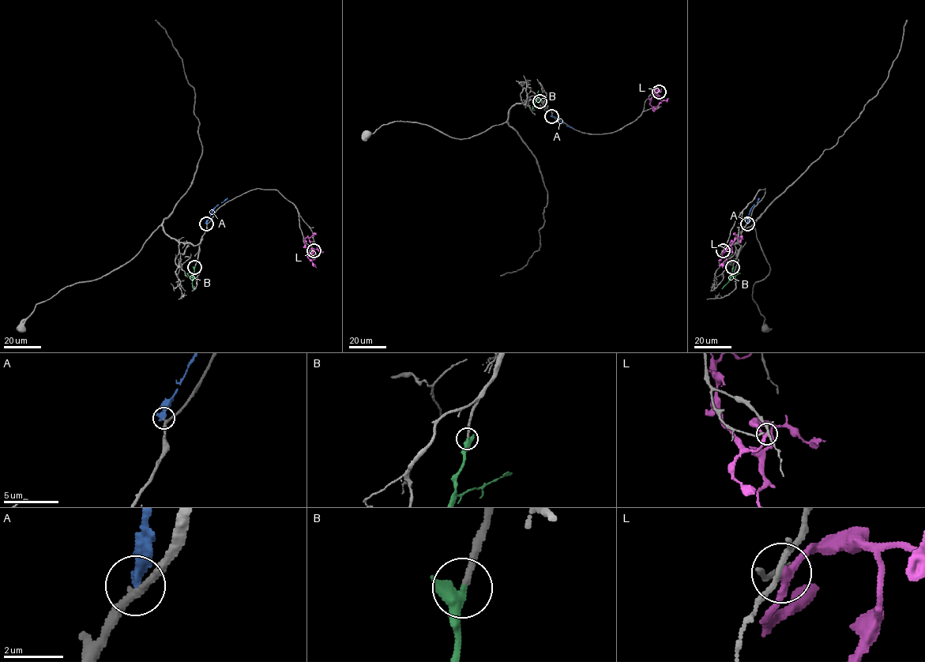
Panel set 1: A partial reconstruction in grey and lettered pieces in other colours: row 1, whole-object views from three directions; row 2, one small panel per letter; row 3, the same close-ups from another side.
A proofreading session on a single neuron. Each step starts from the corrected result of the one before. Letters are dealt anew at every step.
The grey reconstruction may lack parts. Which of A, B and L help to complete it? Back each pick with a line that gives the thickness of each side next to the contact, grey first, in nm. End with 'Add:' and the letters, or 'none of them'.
B: 200/400 nm
Add: B

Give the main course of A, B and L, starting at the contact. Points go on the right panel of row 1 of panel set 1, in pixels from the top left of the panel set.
A: (747, 223), (750, 210), (759, 197)
B: (732, 267), (730, 280), (722, 288)
L: (723, 250), (722, 253), (737, 237), (741, 238), (739, 242)

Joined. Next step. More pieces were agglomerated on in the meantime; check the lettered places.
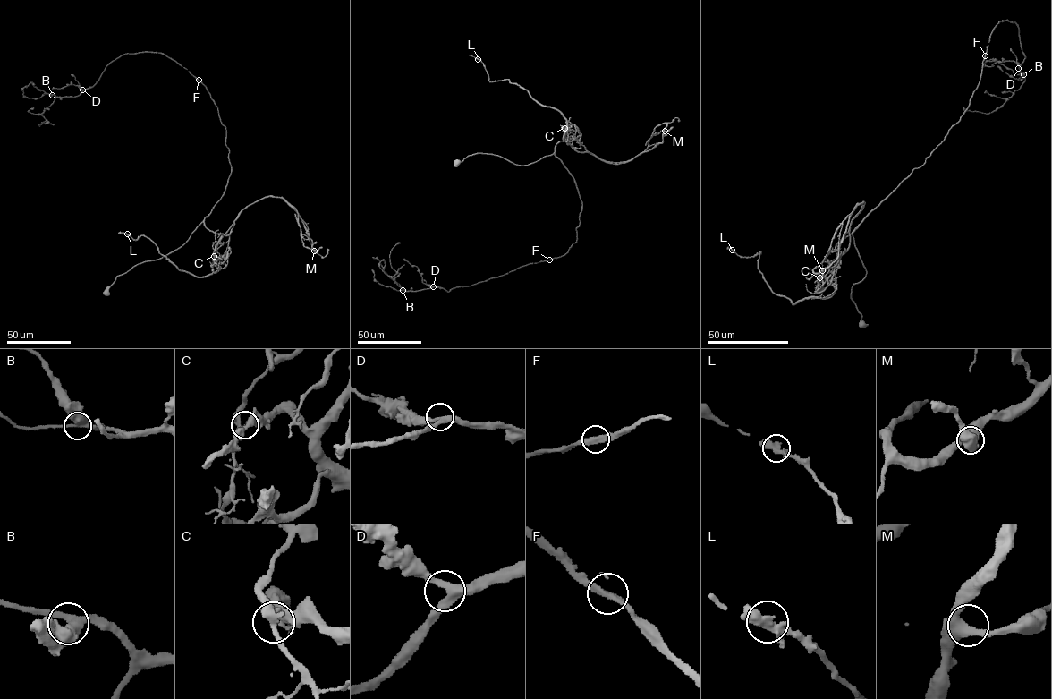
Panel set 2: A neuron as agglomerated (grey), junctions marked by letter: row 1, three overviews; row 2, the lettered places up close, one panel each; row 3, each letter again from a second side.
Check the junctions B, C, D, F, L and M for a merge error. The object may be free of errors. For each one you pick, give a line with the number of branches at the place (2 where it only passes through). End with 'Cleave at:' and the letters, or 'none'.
C: branches 3
Cleave at: C

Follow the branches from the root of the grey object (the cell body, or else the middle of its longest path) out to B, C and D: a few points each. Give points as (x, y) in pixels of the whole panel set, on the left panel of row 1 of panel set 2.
B: (106, 293), (181, 247), (223, 195), (225, 127), (207, 87), (161, 53), (122, 55), (78, 95), (52, 95)
C: (106, 293), (117, 276), (139, 263), (159, 259), (181, 247), (202, 222), (215, 234), (213, 256)
D: (106, 293), (186, 242), (231, 166), (207, 87), (164, 54), (122, 55), (82, 89)

